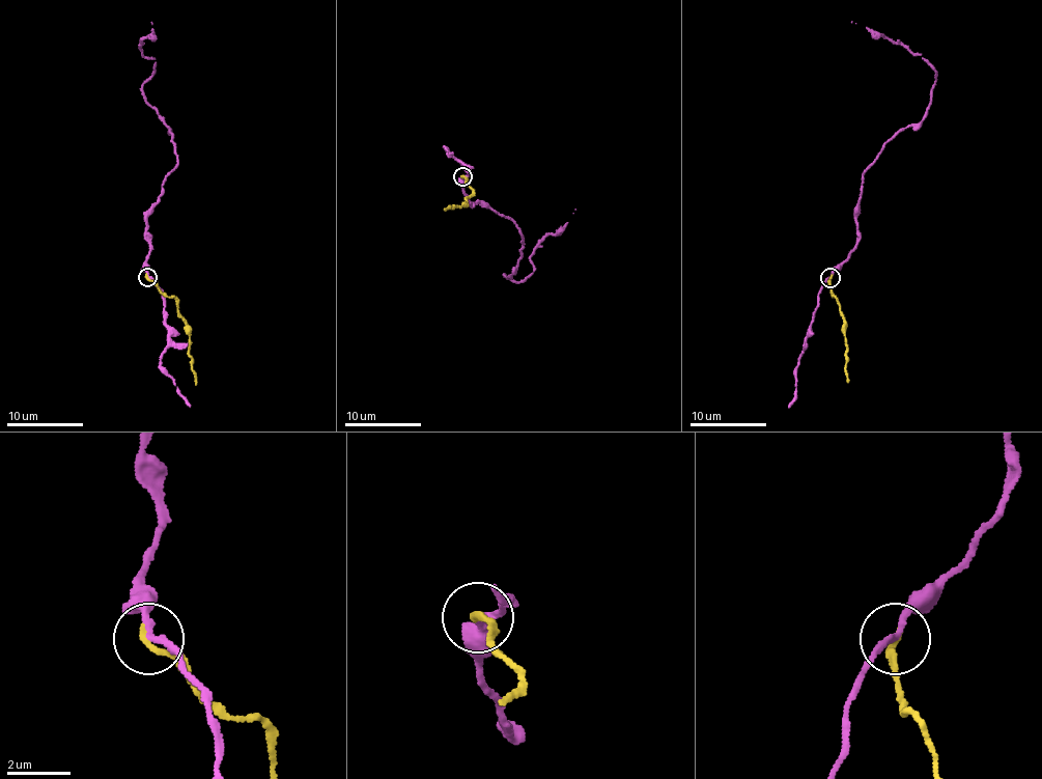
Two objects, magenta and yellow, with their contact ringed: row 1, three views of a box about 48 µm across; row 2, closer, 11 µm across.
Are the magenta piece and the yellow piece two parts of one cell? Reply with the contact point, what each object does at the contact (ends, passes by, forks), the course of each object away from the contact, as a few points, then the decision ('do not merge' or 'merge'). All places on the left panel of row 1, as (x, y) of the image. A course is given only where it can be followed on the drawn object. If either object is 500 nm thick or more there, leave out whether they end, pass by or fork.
at (147, 277); magenta passes by; yellow ends there; magenta runs (146, 277), (145, 213), (177, 158), (168, 126), (146, 100), (153, 58), (140, 50), (151, 23); yellow runs (146, 277), (160, 290), (175, 298), (178, 315), (187, 324), (195, 385); do not merge

